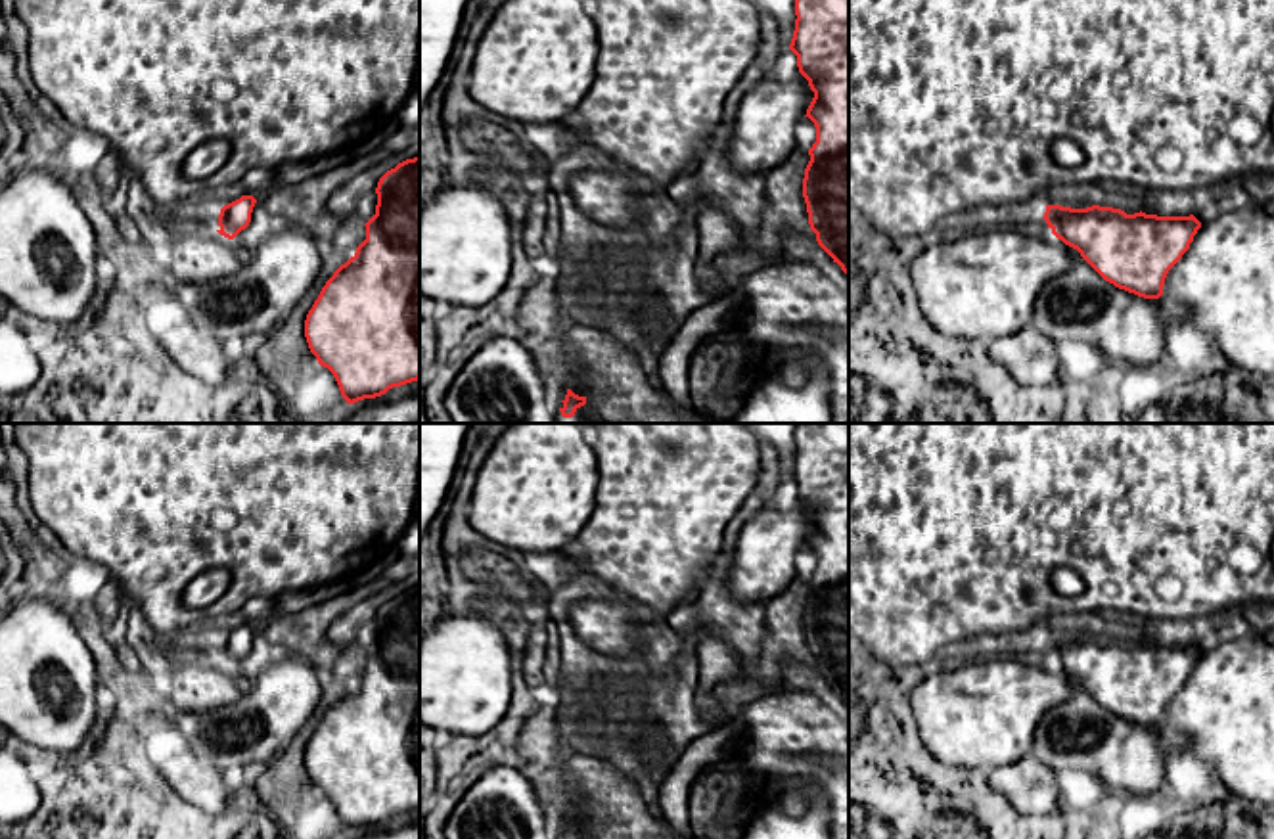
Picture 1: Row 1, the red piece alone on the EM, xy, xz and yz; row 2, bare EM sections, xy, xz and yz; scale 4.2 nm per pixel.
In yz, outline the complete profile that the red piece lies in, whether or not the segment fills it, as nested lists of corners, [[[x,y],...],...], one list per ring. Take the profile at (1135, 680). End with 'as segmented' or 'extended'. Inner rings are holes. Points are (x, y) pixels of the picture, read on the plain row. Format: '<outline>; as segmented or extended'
[[[1046,634],[1042,646],[1052,663],[1081,686],[1109,713],[1144,728],[1159,728],[1169,699],[1190,678],[1201,651],[1190,646],[1126,644],[1121,638],[1092,634],[1071,638]]]; as segmented

